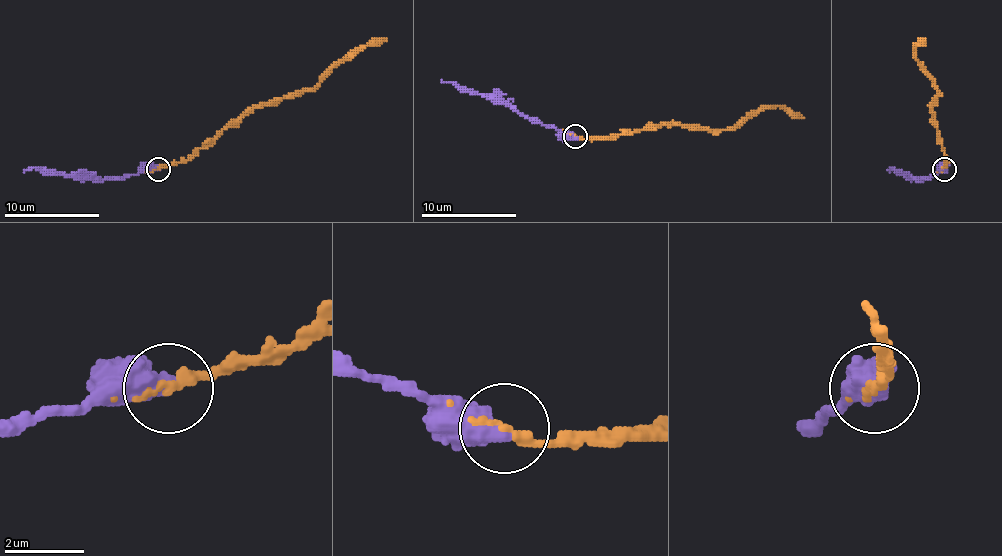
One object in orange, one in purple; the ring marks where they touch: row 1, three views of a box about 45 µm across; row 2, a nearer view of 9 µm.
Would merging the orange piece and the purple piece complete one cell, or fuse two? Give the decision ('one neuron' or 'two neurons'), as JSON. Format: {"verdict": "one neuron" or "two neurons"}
{"verdict": "two neurons"}

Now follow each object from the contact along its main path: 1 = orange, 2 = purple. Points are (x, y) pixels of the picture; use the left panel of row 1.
1: (157, 170), (186, 162), (255, 108), (310, 91), (341, 62), (386, 38)
2: (157, 170), (145, 170), (114, 179), (43, 174), (33, 167), (24, 170)

